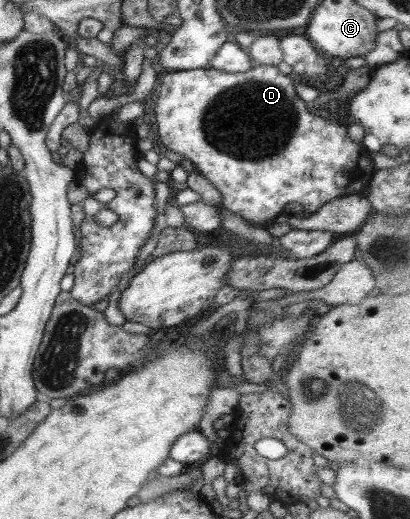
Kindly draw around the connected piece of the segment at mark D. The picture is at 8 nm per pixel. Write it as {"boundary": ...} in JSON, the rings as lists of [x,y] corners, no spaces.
{"boundary":[[[255,64],[245,73],[213,68],[167,72],[161,75],[161,91],[155,102],[159,148],[191,160],[195,169],[219,190],[221,206],[263,228],[276,222],[284,208],[297,202],[307,212],[317,212],[331,199],[361,193],[376,171],[370,153],[348,135],[347,127],[313,115],[297,96],[295,78],[281,74],[277,66]]]}

